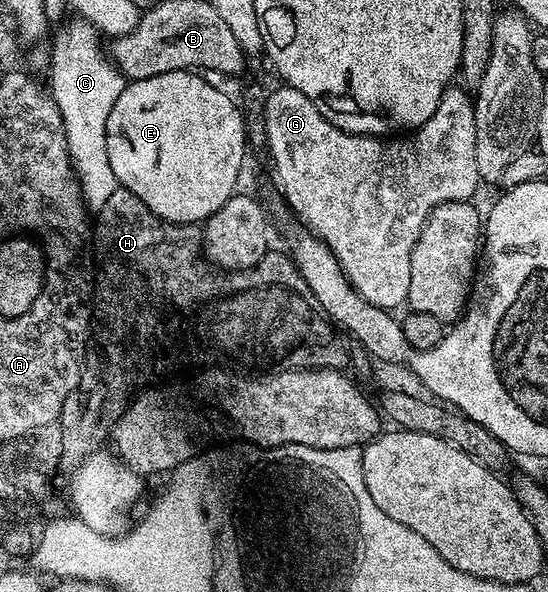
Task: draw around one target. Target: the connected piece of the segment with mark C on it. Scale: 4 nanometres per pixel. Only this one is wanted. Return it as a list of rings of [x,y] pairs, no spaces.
[[[84,20],[70,21],[55,40],[50,50],[51,74],[50,93],[62,116],[72,169],[80,182],[85,207],[95,212],[118,188],[114,168],[110,168],[110,155],[106,153],[106,120],[114,100],[122,96],[126,79],[105,51],[103,54],[97,32]]]

